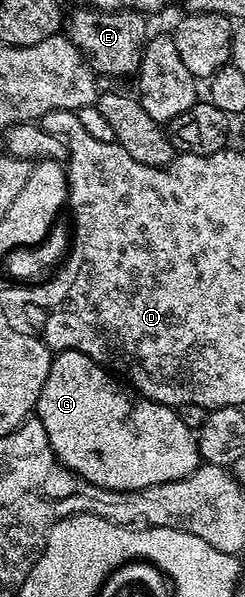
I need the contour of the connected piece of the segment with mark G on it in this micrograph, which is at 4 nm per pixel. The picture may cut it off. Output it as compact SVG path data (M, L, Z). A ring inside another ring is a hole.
M62 349L53 356L50 375L46 375L46 383L36 401L34 413L40 418L42 427L46 427L56 460L82 480L103 489L117 489L119 493L189 477L202 463L193 430L192 433L188 430L187 423L176 414L179 412L173 406L159 405L147 397L133 395L119 383L105 366L82 355L82 351Z

